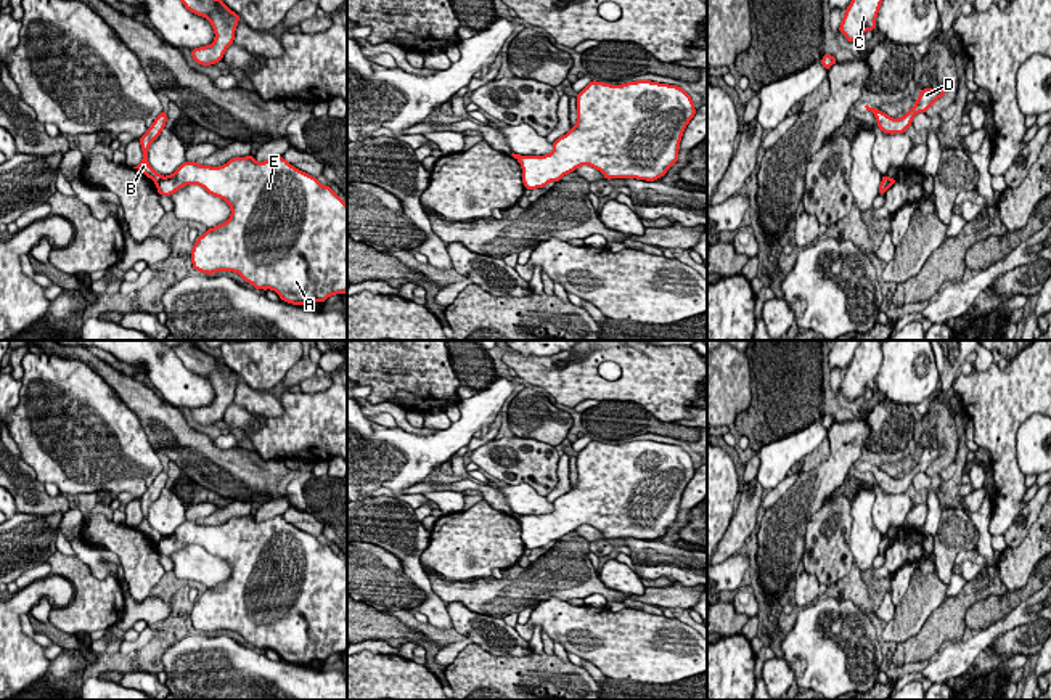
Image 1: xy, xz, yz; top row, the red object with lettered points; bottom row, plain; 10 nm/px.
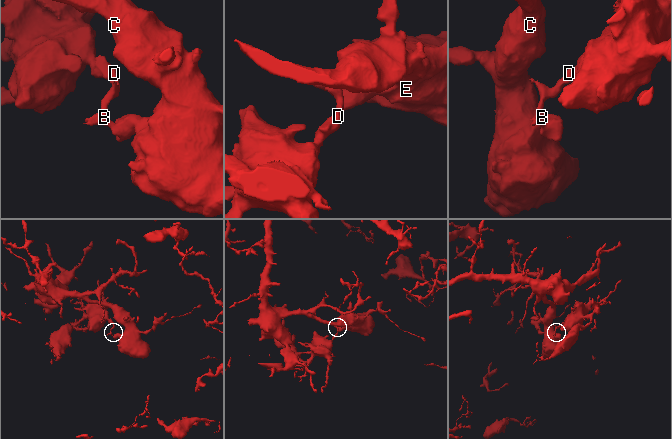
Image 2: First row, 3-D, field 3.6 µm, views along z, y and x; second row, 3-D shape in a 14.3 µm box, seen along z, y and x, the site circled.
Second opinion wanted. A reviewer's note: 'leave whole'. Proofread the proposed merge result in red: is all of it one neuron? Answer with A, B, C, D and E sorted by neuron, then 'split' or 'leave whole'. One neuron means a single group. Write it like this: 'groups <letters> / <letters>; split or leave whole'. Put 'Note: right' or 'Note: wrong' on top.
Note: wrong
groups A C E / B D; split

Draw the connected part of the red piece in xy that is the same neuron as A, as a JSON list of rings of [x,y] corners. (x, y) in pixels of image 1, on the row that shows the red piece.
[[[251,154],[219,167],[183,162],[156,188],[159,194],[170,196],[185,185],[202,186],[231,209],[227,222],[207,228],[194,242],[194,270],[207,275],[235,271],[256,289],[272,289],[292,305],[325,302],[347,292],[347,204],[315,177],[283,156],[257,162]]]

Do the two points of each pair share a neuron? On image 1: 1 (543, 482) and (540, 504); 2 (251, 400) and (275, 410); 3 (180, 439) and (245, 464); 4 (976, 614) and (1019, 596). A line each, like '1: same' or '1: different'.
1: different
2: same
3: same
4: same

